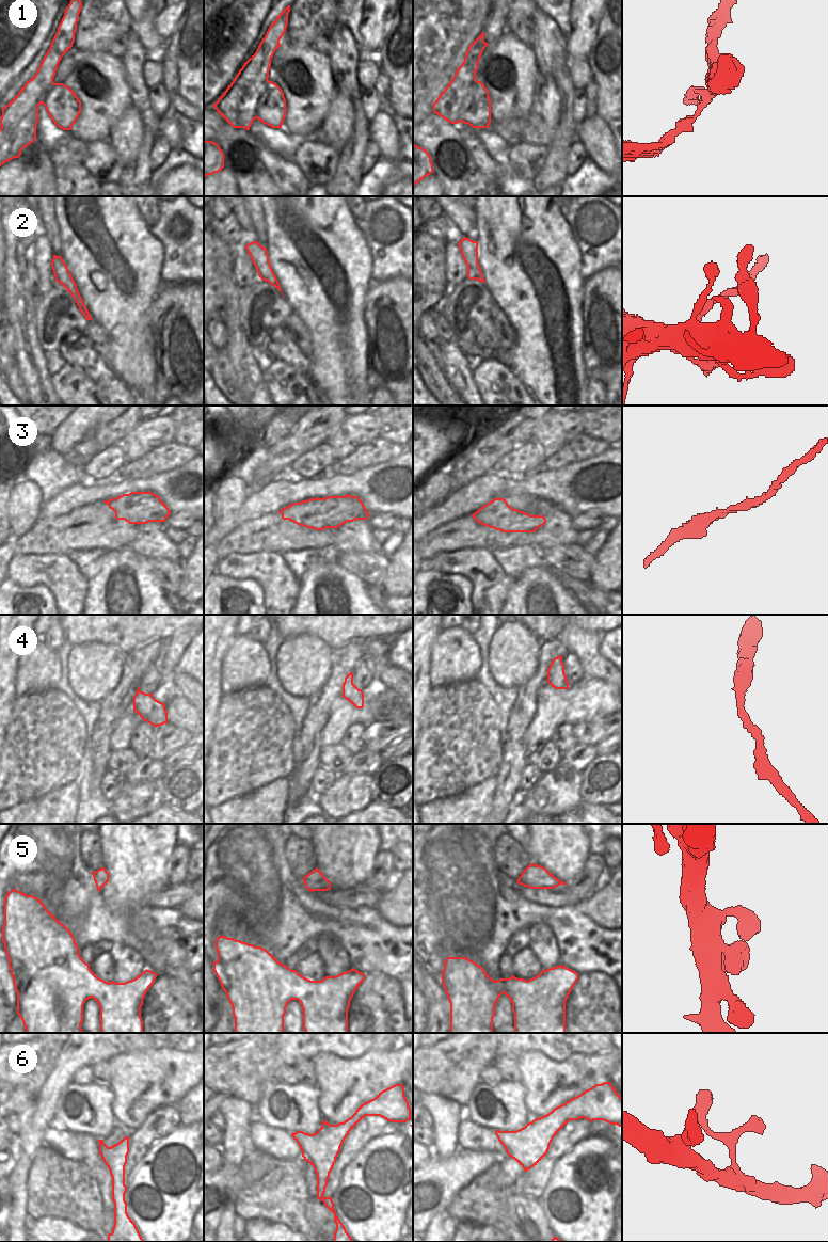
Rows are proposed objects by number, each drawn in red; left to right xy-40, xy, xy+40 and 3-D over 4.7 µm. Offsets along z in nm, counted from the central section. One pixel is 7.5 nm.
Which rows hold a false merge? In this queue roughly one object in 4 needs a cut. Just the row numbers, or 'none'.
2

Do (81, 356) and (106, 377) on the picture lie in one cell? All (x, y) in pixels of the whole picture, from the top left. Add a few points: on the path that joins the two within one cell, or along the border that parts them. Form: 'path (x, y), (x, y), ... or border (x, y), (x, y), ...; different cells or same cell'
path (88, 360), (99, 371); same cell

